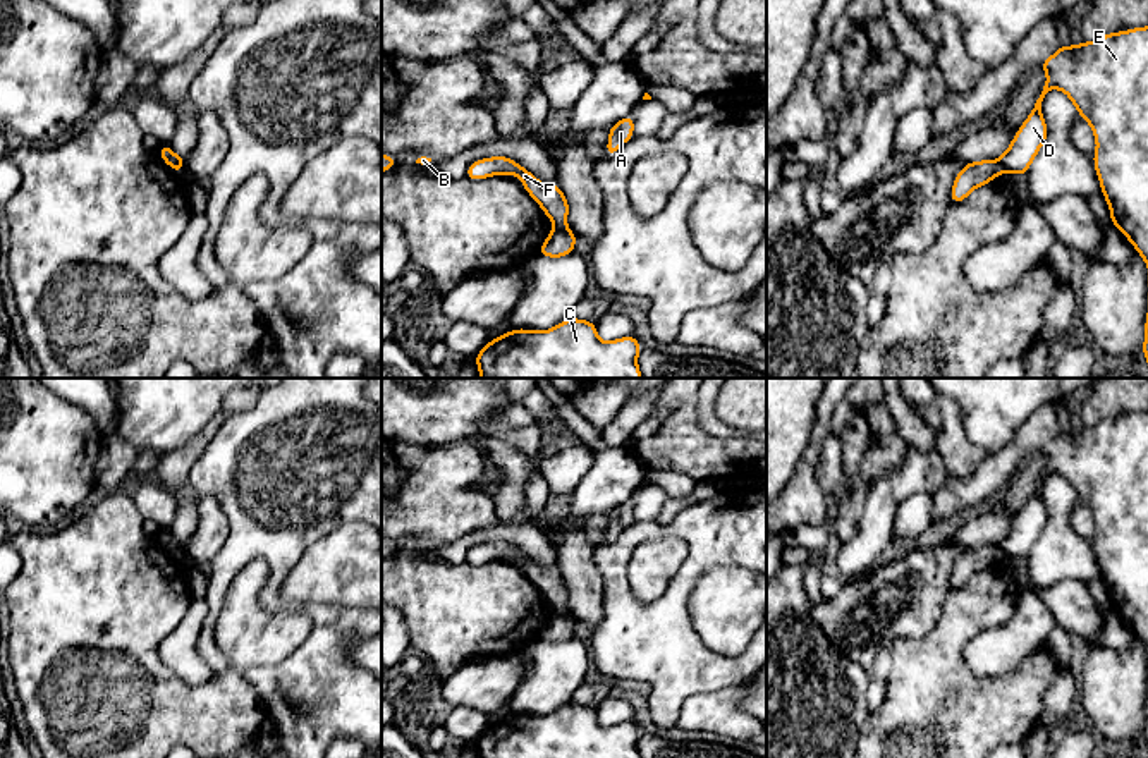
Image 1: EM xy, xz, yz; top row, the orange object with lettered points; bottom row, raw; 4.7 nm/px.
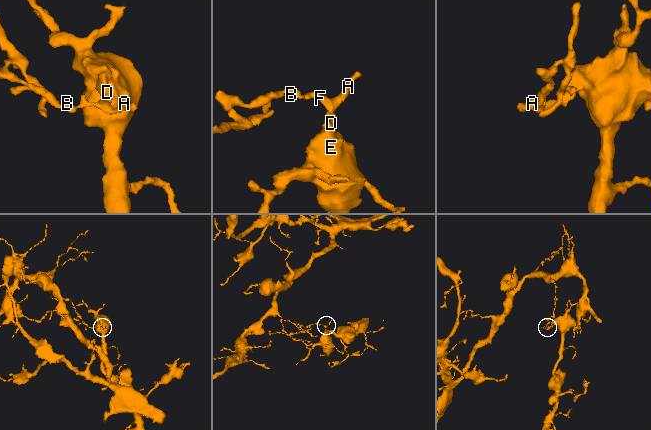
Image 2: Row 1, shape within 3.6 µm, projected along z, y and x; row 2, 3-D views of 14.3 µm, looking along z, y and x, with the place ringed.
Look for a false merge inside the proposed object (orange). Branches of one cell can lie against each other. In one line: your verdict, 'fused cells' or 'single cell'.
fused cells

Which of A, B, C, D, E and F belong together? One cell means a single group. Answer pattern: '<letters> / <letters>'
A B F / C D E

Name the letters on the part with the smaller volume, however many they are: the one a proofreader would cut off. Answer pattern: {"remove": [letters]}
{"remove": ["A", "B", "F"]}

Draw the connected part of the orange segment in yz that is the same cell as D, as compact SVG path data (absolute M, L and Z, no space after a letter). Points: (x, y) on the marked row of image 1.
M1148 26L1108 33L1079 45L1060 45L1040 67L1047 72L1043 91L998 156L1002 172L1026 175L1048 138L1041 101L1052 89L1064 91L1095 136L1093 165L1110 208L1110 223L1126 235L1148 268Z

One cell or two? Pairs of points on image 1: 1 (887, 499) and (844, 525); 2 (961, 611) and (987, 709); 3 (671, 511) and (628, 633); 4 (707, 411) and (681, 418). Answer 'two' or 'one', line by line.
1: two
2: one
3: two
4: two

